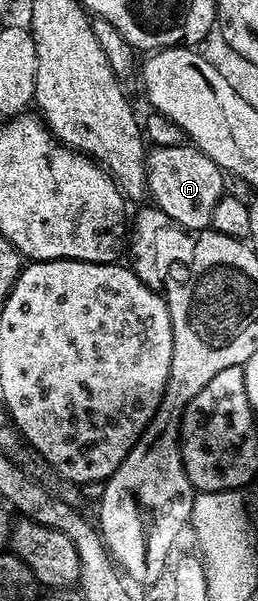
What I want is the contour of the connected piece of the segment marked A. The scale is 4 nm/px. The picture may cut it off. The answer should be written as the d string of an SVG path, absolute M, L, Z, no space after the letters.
M183 142L169 147L153 146L147 152L144 171L148 175L147 194L150 199L152 195L151 202L166 217L189 233L199 233L211 228L214 205L218 205L220 196L226 191L226 175L219 165L206 157L206 153Z

